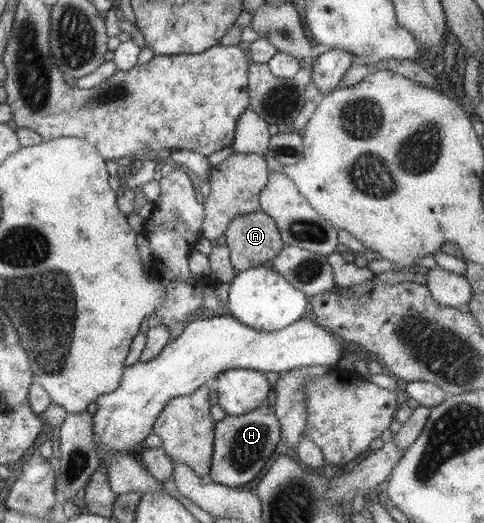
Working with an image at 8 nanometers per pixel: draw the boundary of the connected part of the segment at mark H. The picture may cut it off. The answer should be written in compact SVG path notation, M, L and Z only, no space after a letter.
M264 402L259 408L246 414L225 416L215 422L209 475L211 483L227 488L242 488L249 483L265 465L275 445L280 440L280 427L274 412Z

